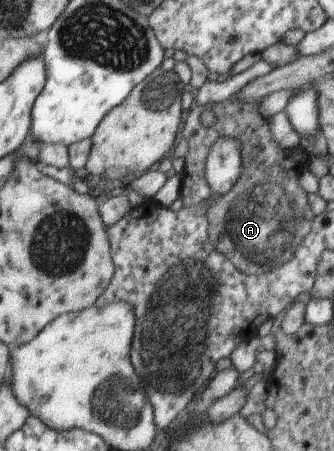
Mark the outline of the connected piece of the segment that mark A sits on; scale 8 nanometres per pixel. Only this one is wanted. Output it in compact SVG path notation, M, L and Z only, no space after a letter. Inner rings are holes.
M235 95L223 102L197 105L186 114L181 137L187 141L189 151L181 177L179 198L183 207L195 208L210 196L205 180L205 160L209 148L220 138L233 138L239 142L241 169L239 178L230 191L207 204L209 242L217 252L237 271L263 274L276 266L281 266L293 258L293 252L300 246L309 232L309 224L315 214L307 206L307 196L297 184L297 168L305 164L291 158L290 151L279 148L271 140L268 118L257 112L259 103L239 102ZM202 112L212 112L216 119L210 127L199 123ZM293 172L293 174L285 174Z

